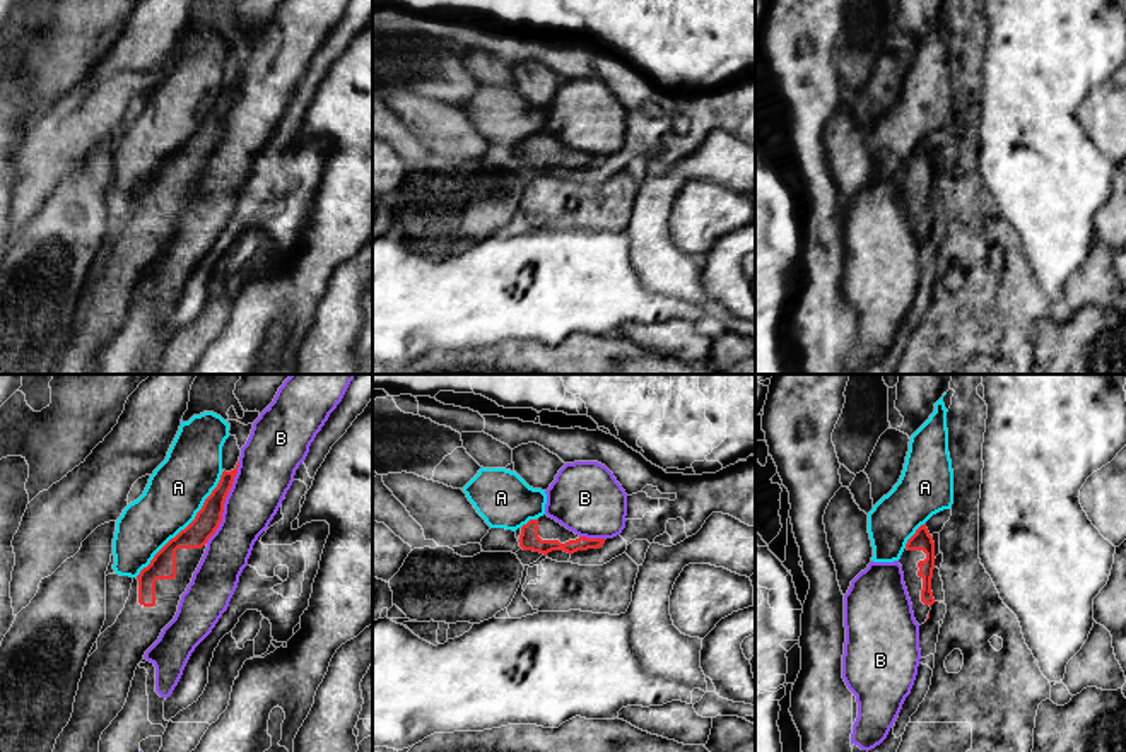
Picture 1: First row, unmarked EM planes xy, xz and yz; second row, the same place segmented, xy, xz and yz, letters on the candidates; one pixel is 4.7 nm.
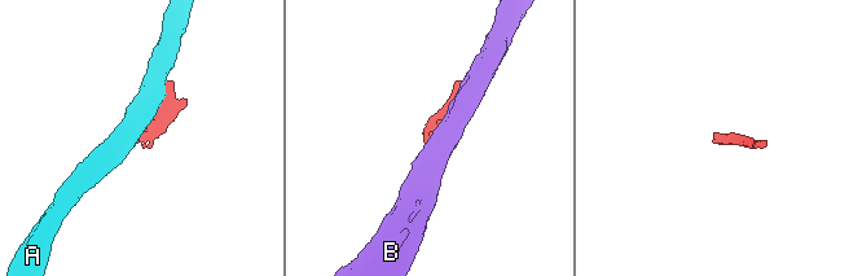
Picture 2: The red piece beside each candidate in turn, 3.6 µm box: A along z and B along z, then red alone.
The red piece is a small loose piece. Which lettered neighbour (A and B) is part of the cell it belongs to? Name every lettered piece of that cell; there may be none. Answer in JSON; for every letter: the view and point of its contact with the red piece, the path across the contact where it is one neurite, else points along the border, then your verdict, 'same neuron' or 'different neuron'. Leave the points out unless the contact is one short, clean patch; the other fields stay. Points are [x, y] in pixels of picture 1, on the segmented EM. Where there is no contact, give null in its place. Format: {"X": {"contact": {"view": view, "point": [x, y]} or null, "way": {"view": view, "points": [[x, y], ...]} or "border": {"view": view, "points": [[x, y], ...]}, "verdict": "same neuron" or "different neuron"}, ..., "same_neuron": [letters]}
{"A": {"contact": {"view": "xy", "point": [188, 525]}, "verdict": "different neuron"}, "B": {"contact": {"view": "xy", "point": [224, 501]}, "verdict": "different neuron"}, "same_neuron": []}

